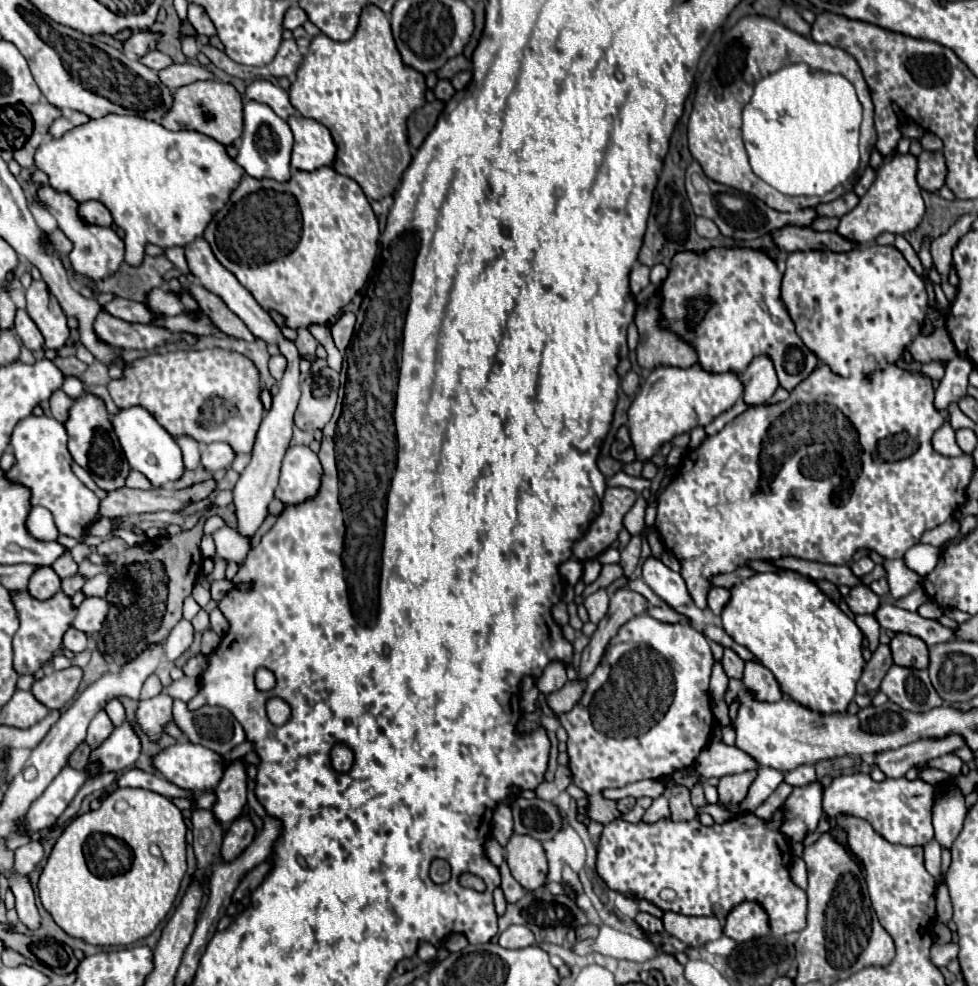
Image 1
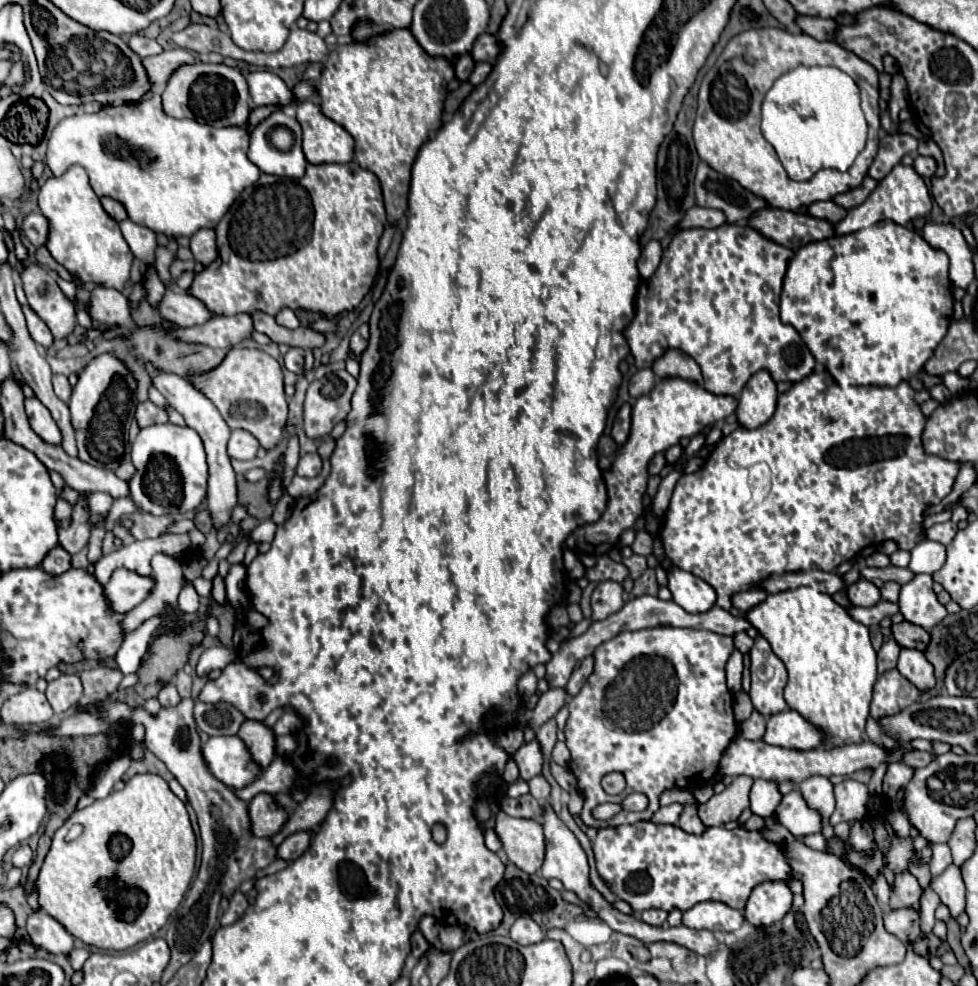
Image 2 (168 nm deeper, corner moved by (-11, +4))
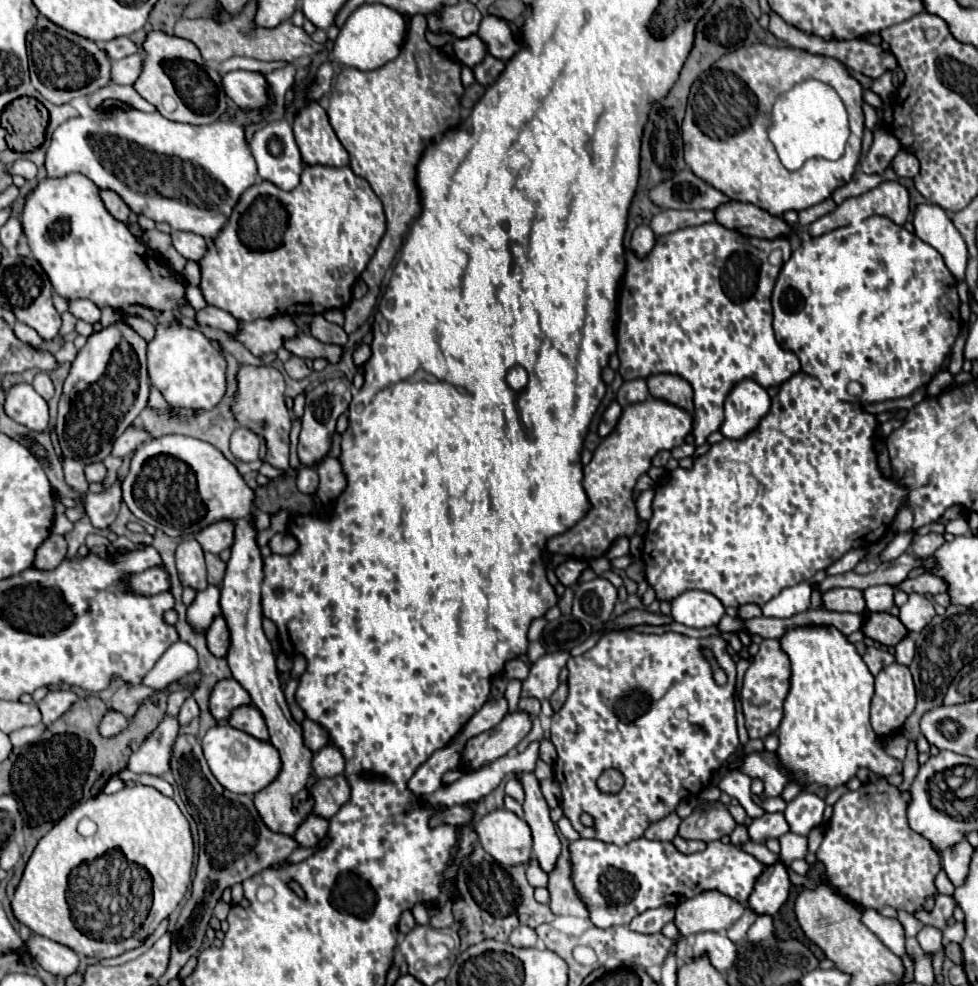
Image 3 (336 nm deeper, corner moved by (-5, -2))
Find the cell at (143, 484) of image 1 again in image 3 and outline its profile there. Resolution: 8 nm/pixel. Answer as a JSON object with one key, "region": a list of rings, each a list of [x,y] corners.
{"region":[[[88,464],[84,466],[84,474],[88,482],[102,482],[106,476],[106,468],[104,464]]]}

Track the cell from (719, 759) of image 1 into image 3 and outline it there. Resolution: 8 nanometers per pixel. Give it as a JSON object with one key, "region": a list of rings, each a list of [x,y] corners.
{"region":[[[752,752],[744,758],[740,772],[748,774],[750,778],[764,780],[764,800],[778,796],[782,788],[790,782],[788,772],[778,764],[776,754],[770,752]]]}

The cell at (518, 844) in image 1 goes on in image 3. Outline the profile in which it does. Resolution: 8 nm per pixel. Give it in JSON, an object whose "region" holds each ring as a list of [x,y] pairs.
{"region":[[[496,808],[478,824],[476,834],[482,848],[500,864],[526,864],[532,852],[532,834],[528,824],[514,812]]]}

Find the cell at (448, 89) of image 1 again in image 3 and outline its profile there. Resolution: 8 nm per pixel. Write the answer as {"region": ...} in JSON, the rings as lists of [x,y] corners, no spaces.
{"region":[[[470,34],[466,38],[456,38],[452,46],[454,46],[454,54],[458,56],[458,60],[470,68],[474,68],[488,54],[486,44],[478,34]]]}

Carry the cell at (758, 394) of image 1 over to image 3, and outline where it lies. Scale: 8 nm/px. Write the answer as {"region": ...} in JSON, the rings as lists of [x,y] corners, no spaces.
{"region":[[[742,380],[726,396],[724,402],[724,422],[720,432],[726,438],[740,440],[758,428],[760,420],[770,410],[768,392],[754,380]]]}

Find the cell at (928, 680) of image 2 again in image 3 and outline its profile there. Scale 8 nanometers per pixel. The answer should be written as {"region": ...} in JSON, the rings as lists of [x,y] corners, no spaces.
{"region":[[[906,636],[896,644],[896,662],[908,666],[912,658],[914,658],[914,640],[910,636]]]}

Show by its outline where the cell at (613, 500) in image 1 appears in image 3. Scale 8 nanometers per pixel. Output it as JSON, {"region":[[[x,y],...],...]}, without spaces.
{"region":[[[650,396],[642,404],[632,404],[630,408],[624,408],[614,432],[598,444],[590,464],[584,466],[582,486],[592,508],[574,528],[550,538],[546,542],[546,550],[586,562],[604,556],[614,540],[618,540],[620,536],[630,538],[638,528],[638,514],[632,500],[636,480],[644,472],[648,472],[656,452],[672,450],[684,444],[684,438],[690,432],[692,416],[686,410],[664,400],[656,400]]]}

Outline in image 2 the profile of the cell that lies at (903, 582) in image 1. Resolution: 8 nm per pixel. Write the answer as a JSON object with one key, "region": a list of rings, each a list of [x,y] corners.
{"region":[[[916,574],[902,586],[898,600],[902,616],[928,632],[948,616],[946,608],[936,600],[932,584],[930,574]]]}

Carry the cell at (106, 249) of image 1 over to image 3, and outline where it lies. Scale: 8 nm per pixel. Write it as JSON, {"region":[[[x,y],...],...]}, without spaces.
{"region":[[[68,174],[64,178],[44,178],[38,182],[34,194],[26,200],[20,222],[22,232],[28,238],[32,256],[40,262],[48,274],[52,288],[62,298],[86,298],[94,302],[100,310],[110,306],[118,312],[118,306],[128,316],[140,316],[154,324],[156,336],[148,342],[148,380],[156,386],[170,406],[182,408],[202,408],[212,410],[220,404],[226,394],[226,360],[220,350],[216,350],[210,340],[194,328],[180,324],[180,306],[186,304],[186,284],[178,278],[158,252],[152,252],[146,244],[136,242],[128,226],[106,210],[100,190],[92,180],[82,174]]]}

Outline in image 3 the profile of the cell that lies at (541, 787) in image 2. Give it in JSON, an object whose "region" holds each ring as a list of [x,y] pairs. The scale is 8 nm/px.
{"region":[[[508,780],[506,782],[506,788],[504,788],[504,792],[506,792],[506,796],[510,796],[510,798],[514,798],[516,802],[520,802],[522,804],[522,786],[518,784],[518,780]]]}

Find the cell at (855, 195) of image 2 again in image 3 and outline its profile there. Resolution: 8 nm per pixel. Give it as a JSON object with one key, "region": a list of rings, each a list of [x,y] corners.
{"region":[[[856,170],[848,184],[844,184],[844,186],[834,190],[832,198],[834,198],[836,204],[842,204],[842,200],[846,200],[850,196],[860,196],[860,194],[876,188],[880,182],[882,182],[880,174],[864,174],[862,170]]]}

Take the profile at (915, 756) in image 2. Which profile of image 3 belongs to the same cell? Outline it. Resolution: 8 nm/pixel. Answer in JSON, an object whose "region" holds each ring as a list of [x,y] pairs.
{"region":[[[794,628],[794,632],[786,632],[780,644],[792,662],[792,678],[790,692],[784,702],[782,740],[776,756],[782,768],[786,768],[790,780],[802,784],[804,792],[814,792],[820,798],[826,798],[832,788],[854,778],[860,766],[872,766],[872,772],[880,776],[900,774],[902,762],[884,752],[884,748],[880,746],[880,738],[870,726],[874,676],[870,674],[866,664],[862,664],[862,658],[856,652],[854,644],[850,644],[846,636],[842,636],[842,632],[838,632],[836,628]]]}

